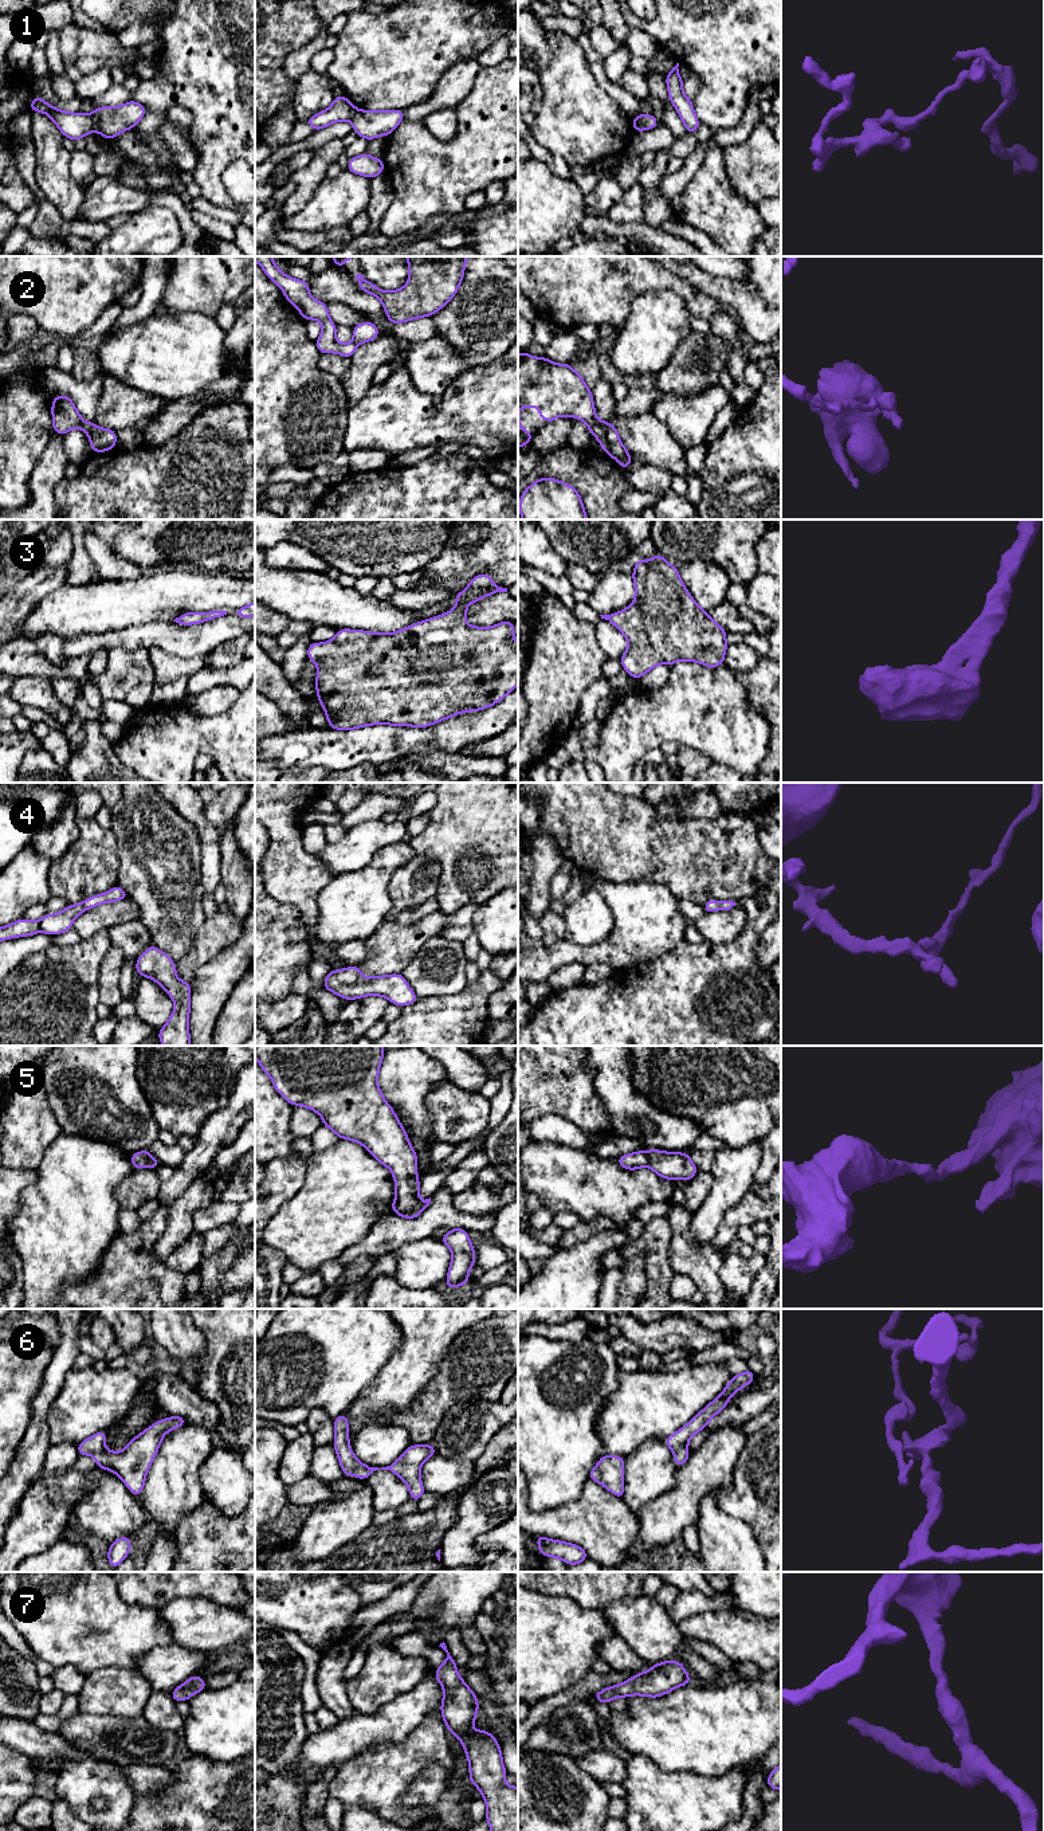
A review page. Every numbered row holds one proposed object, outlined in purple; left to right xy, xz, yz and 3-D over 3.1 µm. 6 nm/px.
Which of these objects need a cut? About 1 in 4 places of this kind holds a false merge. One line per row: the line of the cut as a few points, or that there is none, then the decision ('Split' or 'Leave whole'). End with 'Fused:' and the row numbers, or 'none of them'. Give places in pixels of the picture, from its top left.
1: Split along xy (89, 116), (93, 129). Split
2: Split along yz (605, 422), (607, 453). Split
3: No split. Leave whole
4: No split. Leave whole
5: No split. Leave whole
6: No split. Leave whole
7: No split. Leave whole
Fused: 1, 2

